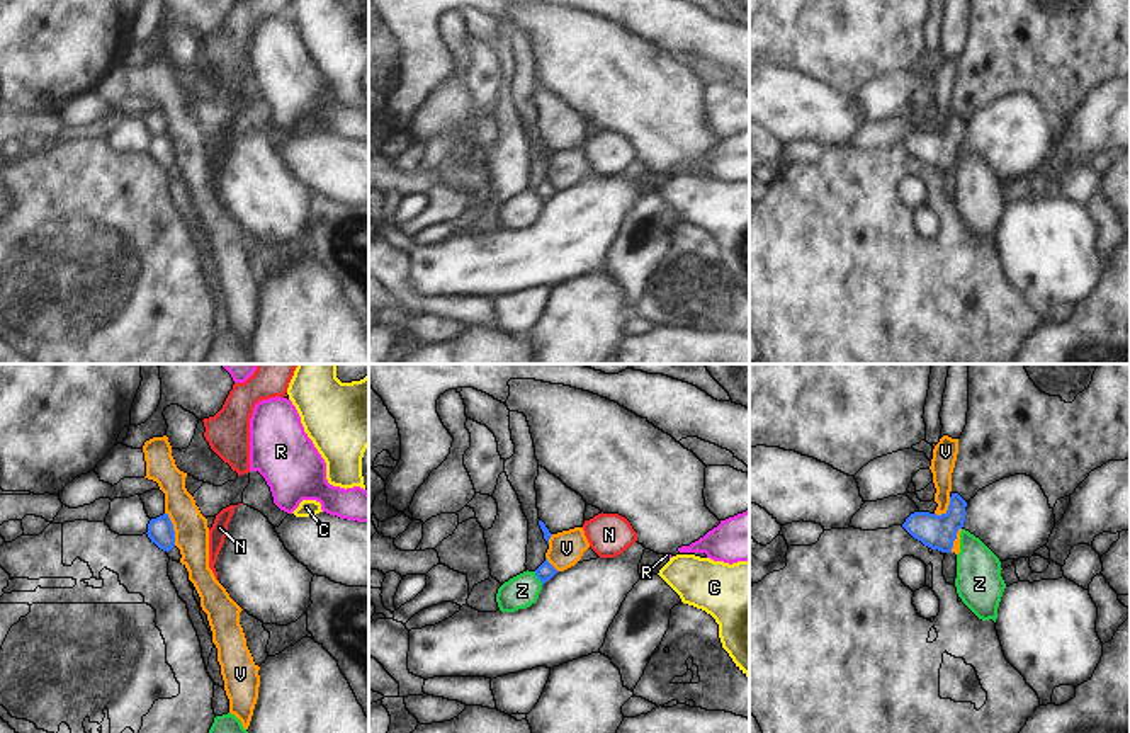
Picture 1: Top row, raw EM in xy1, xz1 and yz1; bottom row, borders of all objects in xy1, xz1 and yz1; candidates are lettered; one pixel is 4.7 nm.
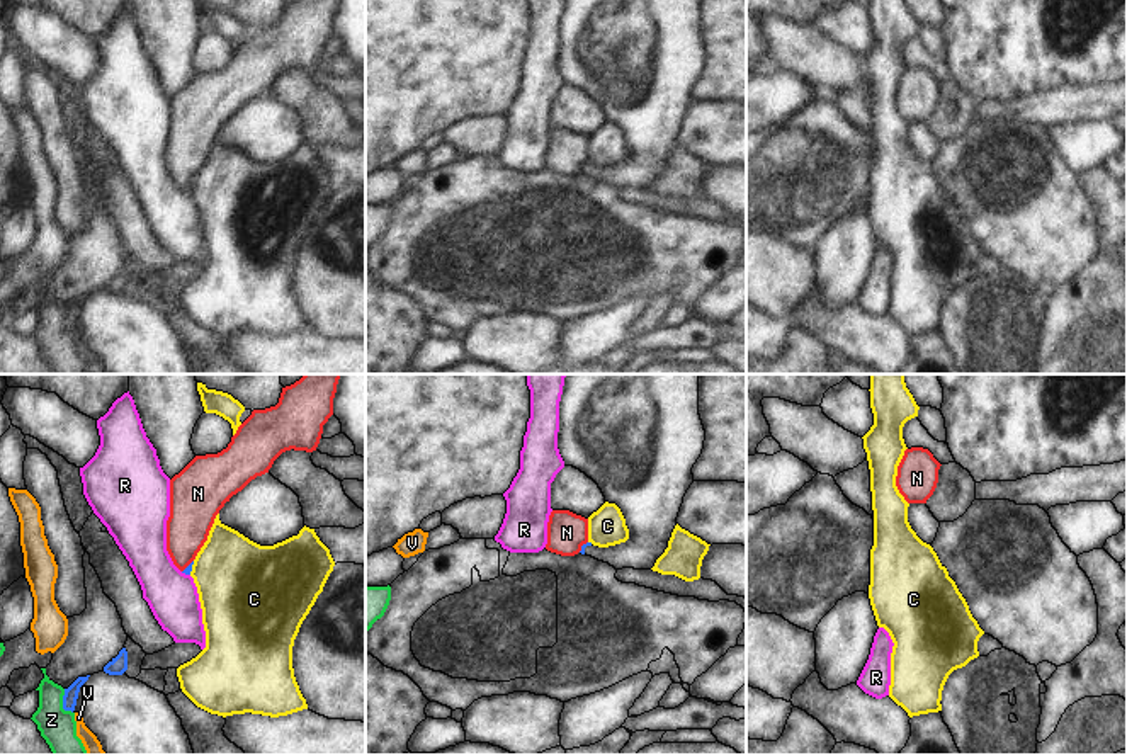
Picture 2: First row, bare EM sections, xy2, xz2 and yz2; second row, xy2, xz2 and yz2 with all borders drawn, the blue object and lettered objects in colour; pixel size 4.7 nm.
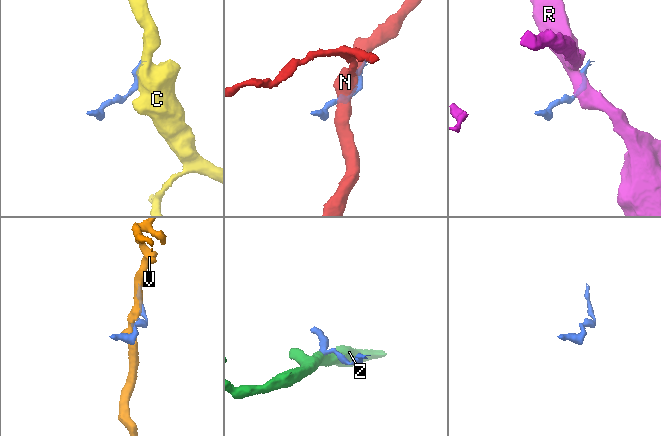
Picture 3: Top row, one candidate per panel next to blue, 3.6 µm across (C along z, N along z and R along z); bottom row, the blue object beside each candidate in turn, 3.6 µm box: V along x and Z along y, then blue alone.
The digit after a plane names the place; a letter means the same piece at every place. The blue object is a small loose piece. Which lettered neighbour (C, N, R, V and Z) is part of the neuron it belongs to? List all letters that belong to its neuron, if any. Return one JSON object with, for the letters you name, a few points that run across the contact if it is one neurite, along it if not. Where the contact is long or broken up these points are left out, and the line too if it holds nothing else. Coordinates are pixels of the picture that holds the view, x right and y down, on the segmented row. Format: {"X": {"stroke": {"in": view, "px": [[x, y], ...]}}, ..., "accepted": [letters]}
{"accepted": []}

